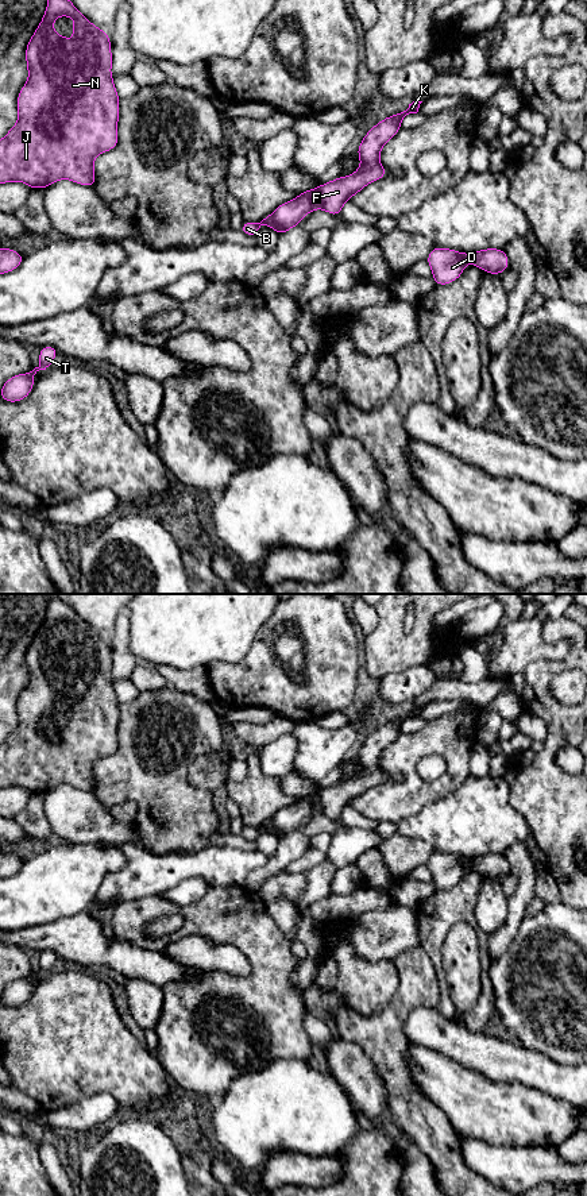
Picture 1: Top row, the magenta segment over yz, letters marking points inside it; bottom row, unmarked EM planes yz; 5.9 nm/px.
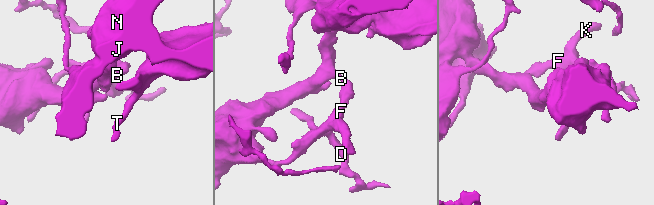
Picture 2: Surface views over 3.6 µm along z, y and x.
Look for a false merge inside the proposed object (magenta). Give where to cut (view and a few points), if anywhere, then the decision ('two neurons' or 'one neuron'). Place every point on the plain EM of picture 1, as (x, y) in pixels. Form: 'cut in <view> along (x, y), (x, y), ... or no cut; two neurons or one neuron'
cut in yz along (317, 793), (323, 811); two neurons

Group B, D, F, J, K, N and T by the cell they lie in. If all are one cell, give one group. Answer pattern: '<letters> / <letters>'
B J N T / D F K

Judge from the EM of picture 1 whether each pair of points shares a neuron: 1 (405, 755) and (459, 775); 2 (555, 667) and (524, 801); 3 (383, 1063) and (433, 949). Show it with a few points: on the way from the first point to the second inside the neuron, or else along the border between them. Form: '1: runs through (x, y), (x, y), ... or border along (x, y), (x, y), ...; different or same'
1: runs through (421, 748), (441, 748), (452, 759); same
2: runs through (544, 701), (553, 714), (553, 741), (540, 767); same
3: border along (420, 945), (429, 957), (439, 988); different

